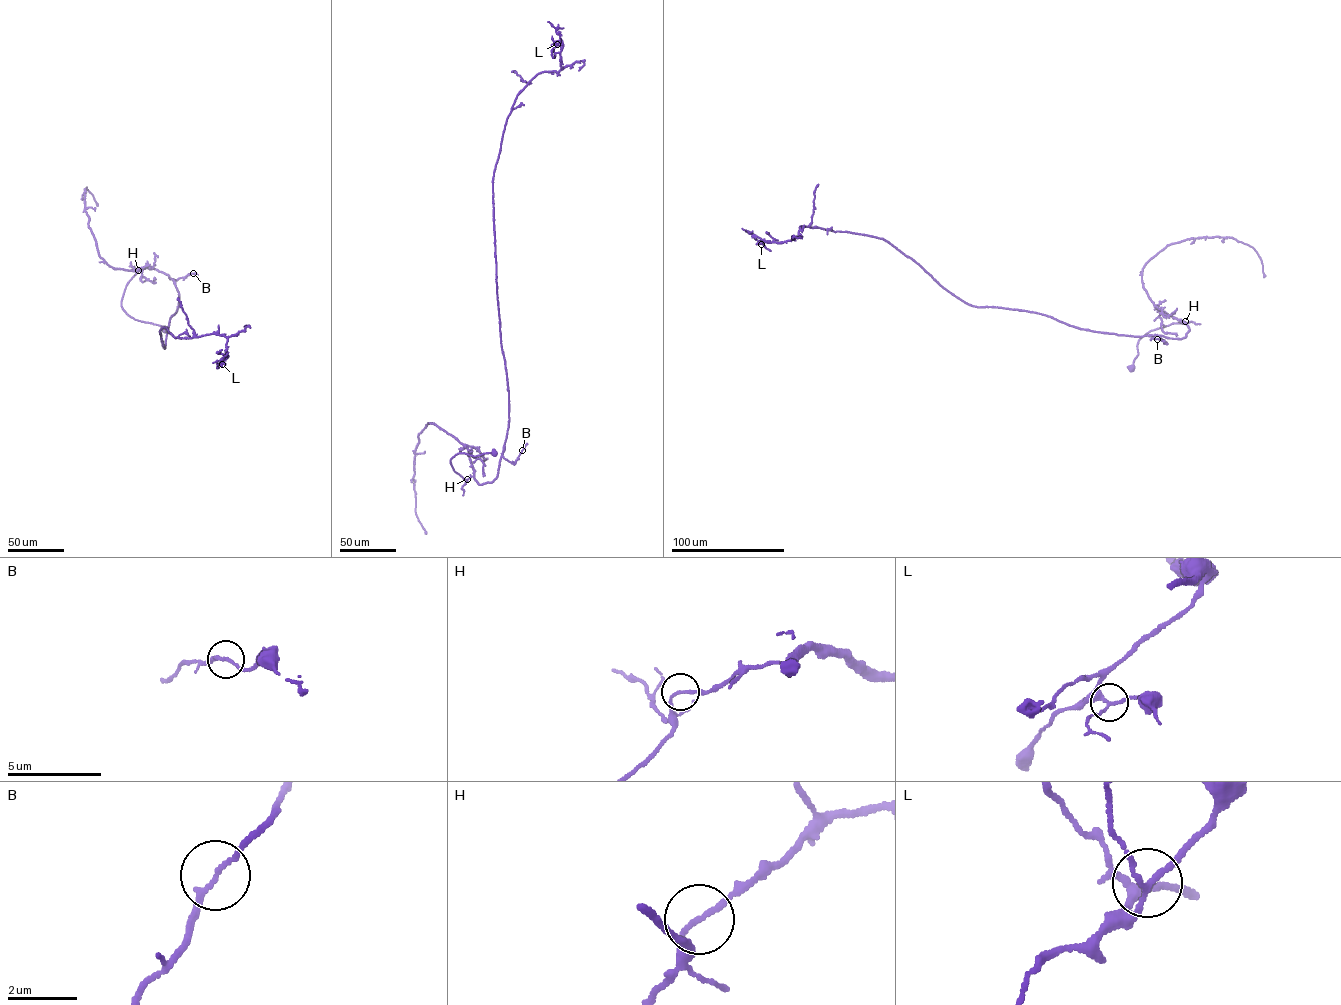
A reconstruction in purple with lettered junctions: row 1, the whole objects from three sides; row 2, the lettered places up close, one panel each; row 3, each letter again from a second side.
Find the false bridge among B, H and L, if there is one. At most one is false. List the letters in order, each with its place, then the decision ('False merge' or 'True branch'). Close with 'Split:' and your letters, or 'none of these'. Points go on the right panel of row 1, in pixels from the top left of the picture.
B: Place: (1157, 339). True branch
H: Place: (1185, 321). True branch
L: Place: (761, 244). True branch
Split: none of these

